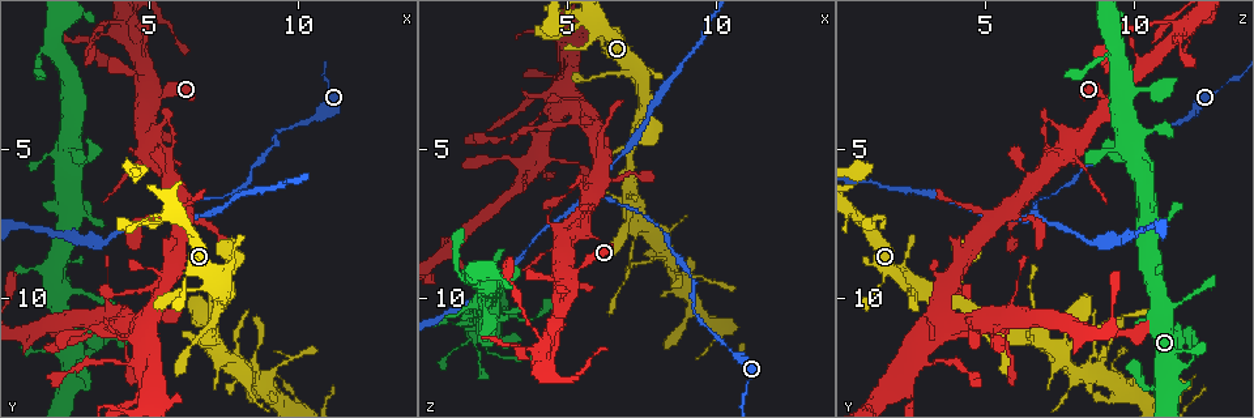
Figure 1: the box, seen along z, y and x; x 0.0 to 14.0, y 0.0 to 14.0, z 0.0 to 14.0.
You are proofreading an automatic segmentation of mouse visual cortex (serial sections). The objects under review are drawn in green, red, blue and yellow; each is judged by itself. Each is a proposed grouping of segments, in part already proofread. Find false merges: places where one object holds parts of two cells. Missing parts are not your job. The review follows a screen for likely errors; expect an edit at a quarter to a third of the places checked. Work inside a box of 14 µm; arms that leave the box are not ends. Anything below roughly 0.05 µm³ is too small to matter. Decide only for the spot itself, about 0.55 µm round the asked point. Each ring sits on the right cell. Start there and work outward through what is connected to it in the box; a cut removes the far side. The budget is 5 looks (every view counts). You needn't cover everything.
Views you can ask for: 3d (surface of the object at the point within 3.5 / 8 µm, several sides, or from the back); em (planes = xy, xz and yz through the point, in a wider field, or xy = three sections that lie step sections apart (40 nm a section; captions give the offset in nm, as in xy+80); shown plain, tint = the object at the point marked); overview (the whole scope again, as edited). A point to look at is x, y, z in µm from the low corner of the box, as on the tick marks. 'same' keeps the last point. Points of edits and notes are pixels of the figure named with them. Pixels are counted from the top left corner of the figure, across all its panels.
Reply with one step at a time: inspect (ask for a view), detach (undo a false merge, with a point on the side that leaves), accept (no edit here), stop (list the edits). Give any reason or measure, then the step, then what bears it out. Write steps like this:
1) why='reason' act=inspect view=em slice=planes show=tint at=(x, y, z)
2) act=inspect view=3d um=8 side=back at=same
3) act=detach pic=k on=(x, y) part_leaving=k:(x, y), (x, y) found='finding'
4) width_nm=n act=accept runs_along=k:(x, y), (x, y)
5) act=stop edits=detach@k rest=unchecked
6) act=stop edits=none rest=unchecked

why='thin neck' act=inspect view=3d um=3.5 at=(3.0, 1.4, 11.7)

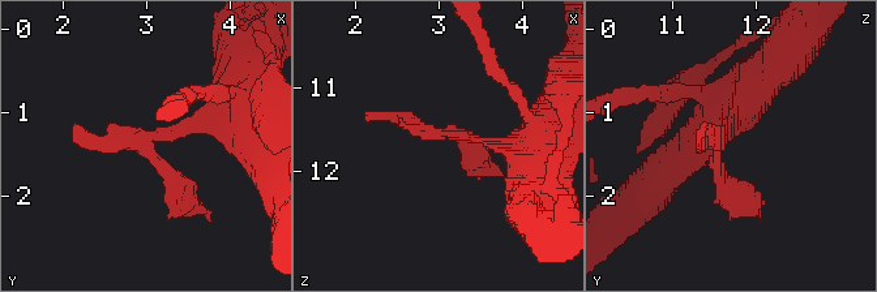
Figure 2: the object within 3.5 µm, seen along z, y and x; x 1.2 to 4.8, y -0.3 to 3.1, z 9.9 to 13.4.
act=inspect view=em slice=xy step=2 show=tint at=(3.05, 1.35, 11.60)

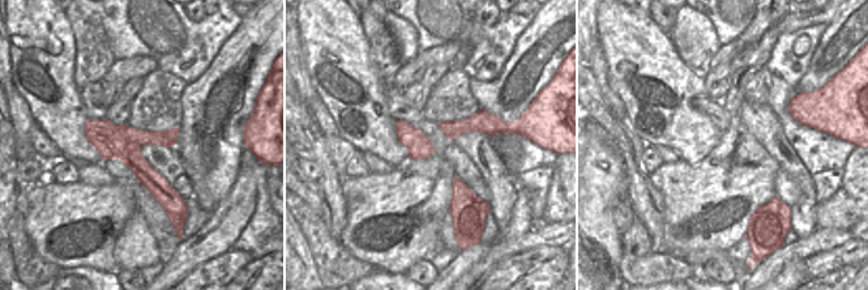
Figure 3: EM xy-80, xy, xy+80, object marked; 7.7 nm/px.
act=accept runs_along=3:(88, 126), (115, 143), (174, 203) found='one cell here'

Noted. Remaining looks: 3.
why='three-way junction' act=inspect view=3d um=3.5 at=(7.3, 11.6, 7.7)

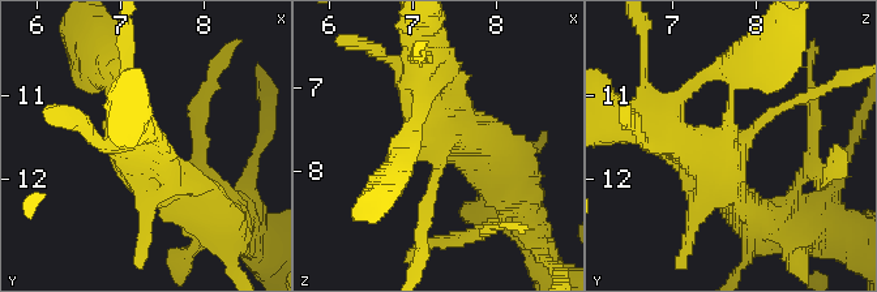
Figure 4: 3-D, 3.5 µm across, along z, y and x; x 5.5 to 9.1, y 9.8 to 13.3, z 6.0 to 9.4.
act=inspect view=em slice=xy step=5 show=tint at=(7.30, 11.65, 7.70)

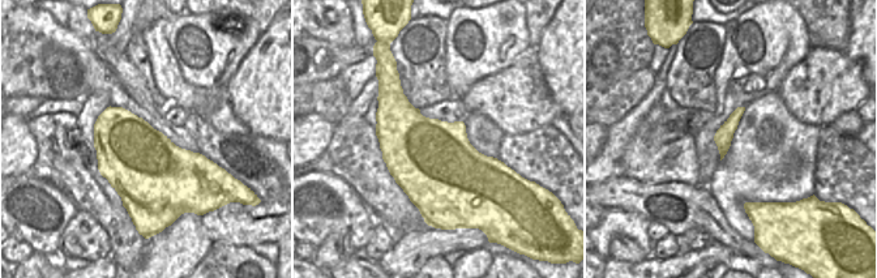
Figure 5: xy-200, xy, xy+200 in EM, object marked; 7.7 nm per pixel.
act=accept runs_along=5:(740, 110), (723, 136), (722, 150) found='one cell here'

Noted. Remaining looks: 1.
act=stop edits=none rest=unchecked

